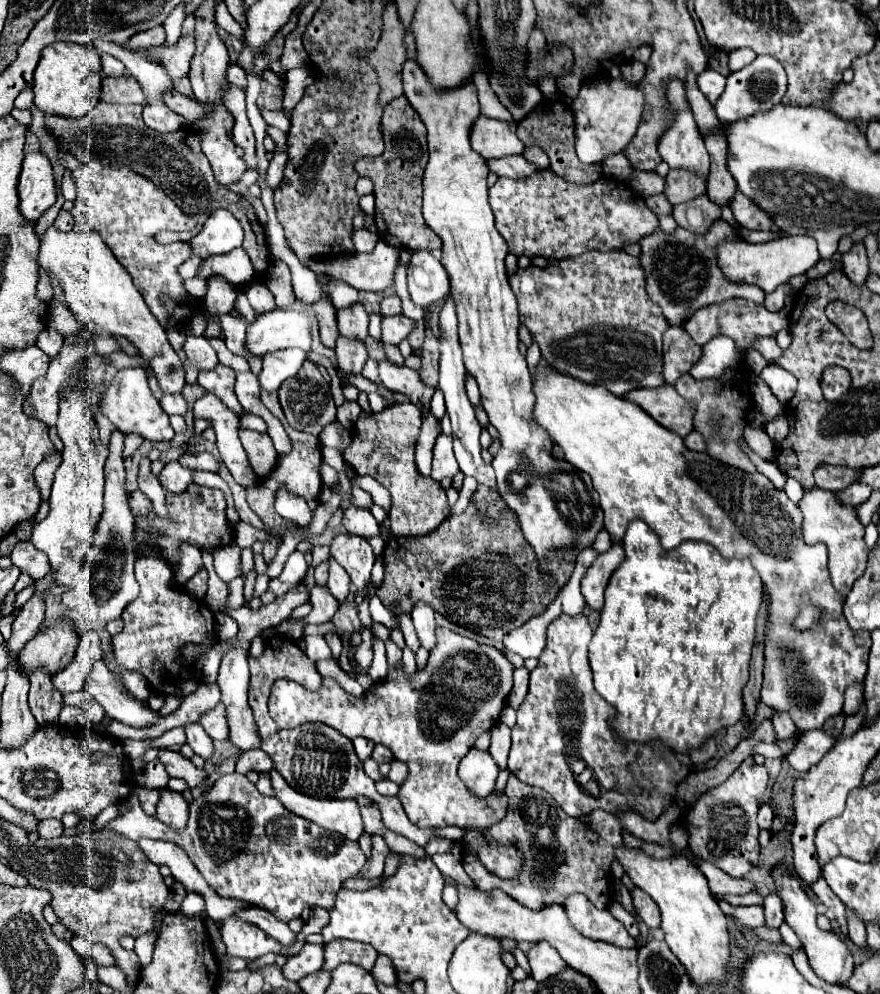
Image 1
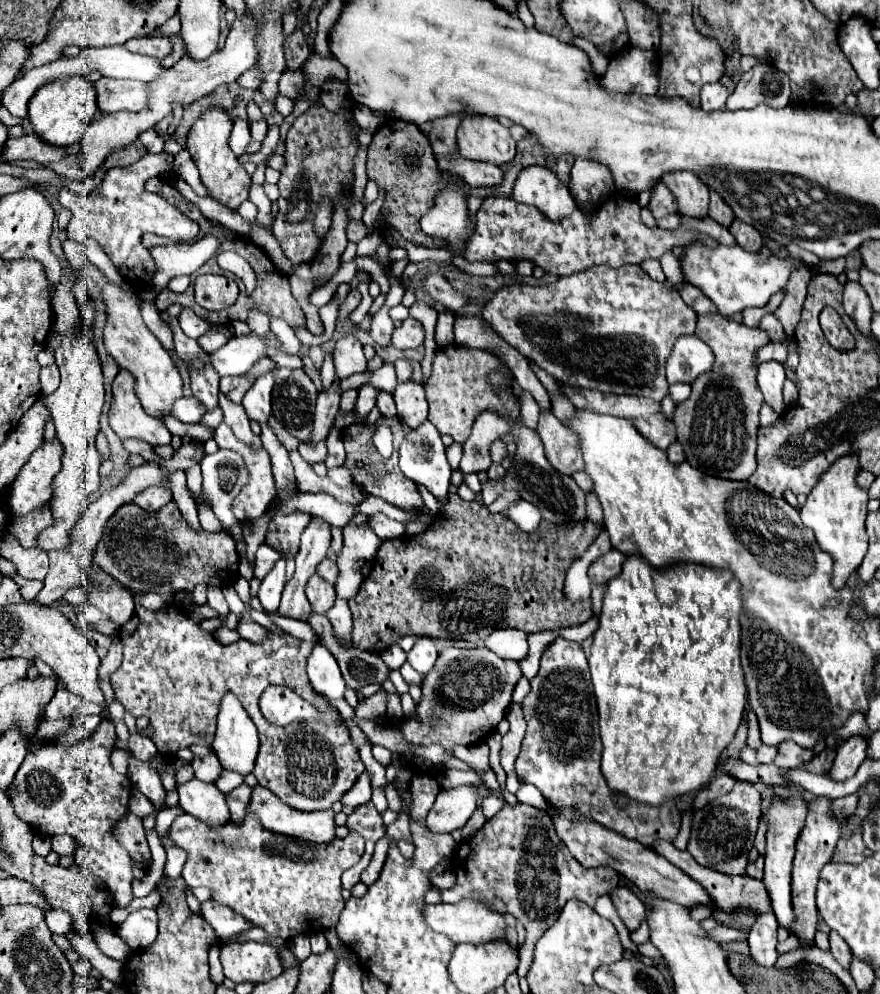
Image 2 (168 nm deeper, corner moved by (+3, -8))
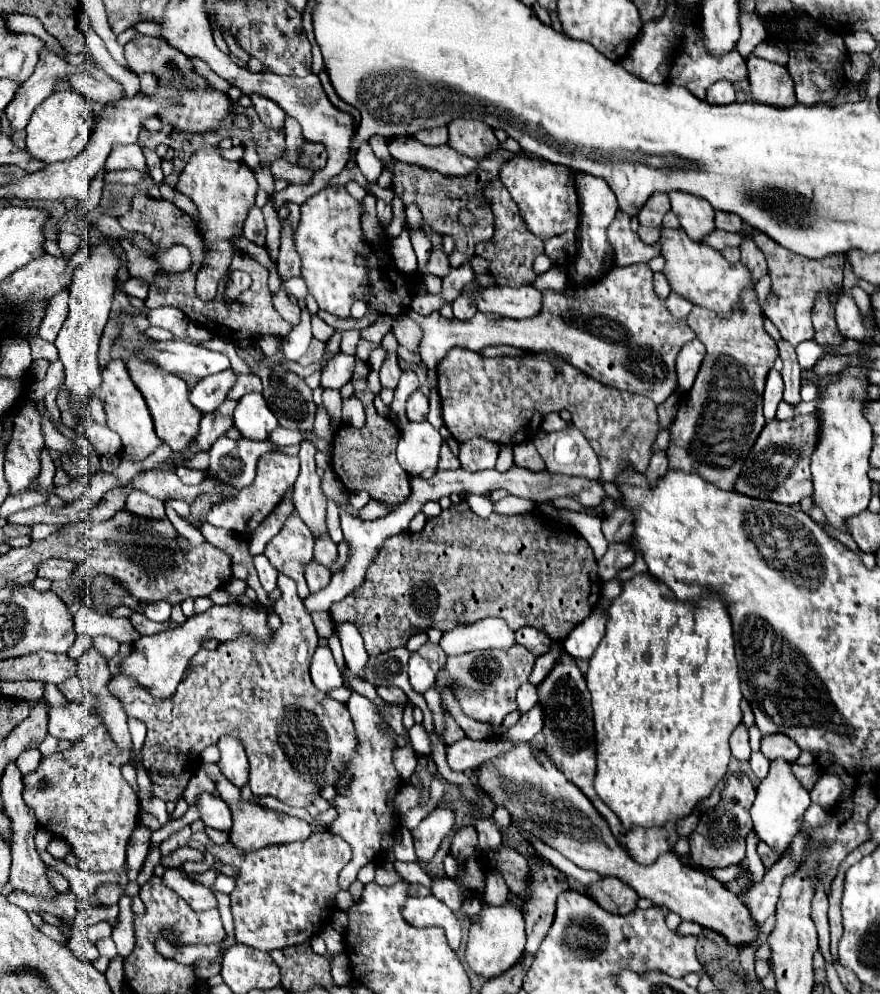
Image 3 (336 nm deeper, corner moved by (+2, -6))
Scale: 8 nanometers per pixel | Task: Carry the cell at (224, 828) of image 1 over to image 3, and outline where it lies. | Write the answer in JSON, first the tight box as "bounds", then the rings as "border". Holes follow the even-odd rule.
{"bounds":[211,831,353,951],"border":[[[315,831],[315,835],[313,838],[310,838],[303,842],[294,842],[287,843],[287,845],[267,845],[265,849],[259,849],[259,851],[241,851],[241,849],[237,849],[233,843],[225,843],[225,845],[215,845],[215,847],[211,847],[211,855],[221,863],[221,865],[231,865],[231,867],[235,867],[239,873],[235,875],[235,891],[231,893],[231,911],[233,911],[233,921],[235,921],[235,939],[237,939],[237,943],[245,943],[245,945],[249,945],[249,947],[255,947],[255,949],[259,949],[259,951],[273,951],[273,949],[285,949],[285,947],[291,947],[291,945],[297,945],[297,943],[305,943],[307,939],[311,939],[313,935],[317,935],[327,923],[329,923],[329,919],[331,919],[331,915],[333,915],[333,911],[335,911],[335,895],[341,891],[341,887],[339,887],[339,883],[337,883],[337,877],[339,877],[339,871],[351,861],[351,857],[353,857],[353,849],[351,849],[351,845],[345,841],[345,839],[341,839],[341,837],[335,837],[335,835],[331,835],[331,837],[327,837],[327,841],[321,841],[321,839],[317,839],[317,833],[321,835],[321,833],[325,833],[325,831]]]}

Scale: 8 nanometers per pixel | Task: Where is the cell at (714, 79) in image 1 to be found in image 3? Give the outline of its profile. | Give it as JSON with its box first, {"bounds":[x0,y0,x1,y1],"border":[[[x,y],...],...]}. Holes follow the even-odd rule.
{"bounds":[707,81,735,105],"border":[[[717,81],[707,89],[707,103],[711,105],[727,105],[735,101],[735,89],[729,81]]]}

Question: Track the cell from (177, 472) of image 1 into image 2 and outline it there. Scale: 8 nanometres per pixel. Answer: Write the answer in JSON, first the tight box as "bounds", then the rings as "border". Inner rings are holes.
{"bounds":[134,487,172,511],"border":[[[150,487],[134,497],[134,503],[146,511],[156,511],[172,501],[172,493],[168,493],[162,487]]]}

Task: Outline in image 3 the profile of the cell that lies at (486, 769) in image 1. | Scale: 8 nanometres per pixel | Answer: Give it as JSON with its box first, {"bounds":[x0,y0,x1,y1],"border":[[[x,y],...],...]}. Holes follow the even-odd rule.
{"bounds":[413,805,455,861],"border":[[[437,805],[413,831],[415,851],[419,861],[431,861],[435,851],[439,849],[441,841],[453,831],[455,827],[455,811],[447,809],[445,805]]]}

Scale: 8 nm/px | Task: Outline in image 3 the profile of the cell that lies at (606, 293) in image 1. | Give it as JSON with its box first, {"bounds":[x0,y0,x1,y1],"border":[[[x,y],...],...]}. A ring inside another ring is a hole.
{"bounds":[407,265,695,405],"border":[[[629,265],[629,267],[613,267],[609,269],[601,279],[589,283],[589,285],[567,285],[565,291],[553,291],[545,289],[543,291],[543,305],[541,311],[533,317],[527,319],[509,319],[501,317],[495,313],[477,313],[471,321],[459,321],[459,319],[445,319],[439,315],[439,311],[429,313],[429,315],[419,315],[413,309],[407,311],[407,317],[415,321],[421,327],[421,343],[419,343],[419,353],[421,359],[425,361],[427,369],[435,369],[443,355],[451,347],[465,347],[471,351],[481,351],[491,345],[513,345],[529,353],[555,353],[563,357],[569,365],[577,367],[585,375],[621,389],[629,393],[639,393],[655,401],[657,405],[663,403],[673,389],[677,387],[677,377],[675,377],[675,357],[681,351],[681,347],[689,341],[695,339],[693,329],[687,325],[685,319],[677,319],[669,313],[665,307],[665,299],[661,299],[655,289],[653,289],[653,271],[649,265]]]}

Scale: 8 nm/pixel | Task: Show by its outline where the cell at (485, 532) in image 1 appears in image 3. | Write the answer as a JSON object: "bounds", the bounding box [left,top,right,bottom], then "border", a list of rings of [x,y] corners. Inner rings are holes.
{"bounds":[333,501,601,657],"border":[[[465,501],[451,505],[441,515],[427,519],[427,525],[419,533],[393,535],[381,547],[373,569],[365,577],[365,585],[333,605],[333,621],[353,621],[365,639],[365,649],[371,657],[403,647],[411,635],[437,627],[443,633],[455,627],[481,621],[485,617],[501,617],[517,631],[525,625],[547,633],[553,641],[565,641],[565,637],[591,615],[601,597],[601,579],[597,575],[597,563],[591,545],[571,533],[561,531],[557,525],[537,517],[533,511],[521,515],[491,515],[487,519],[477,517]]]}

